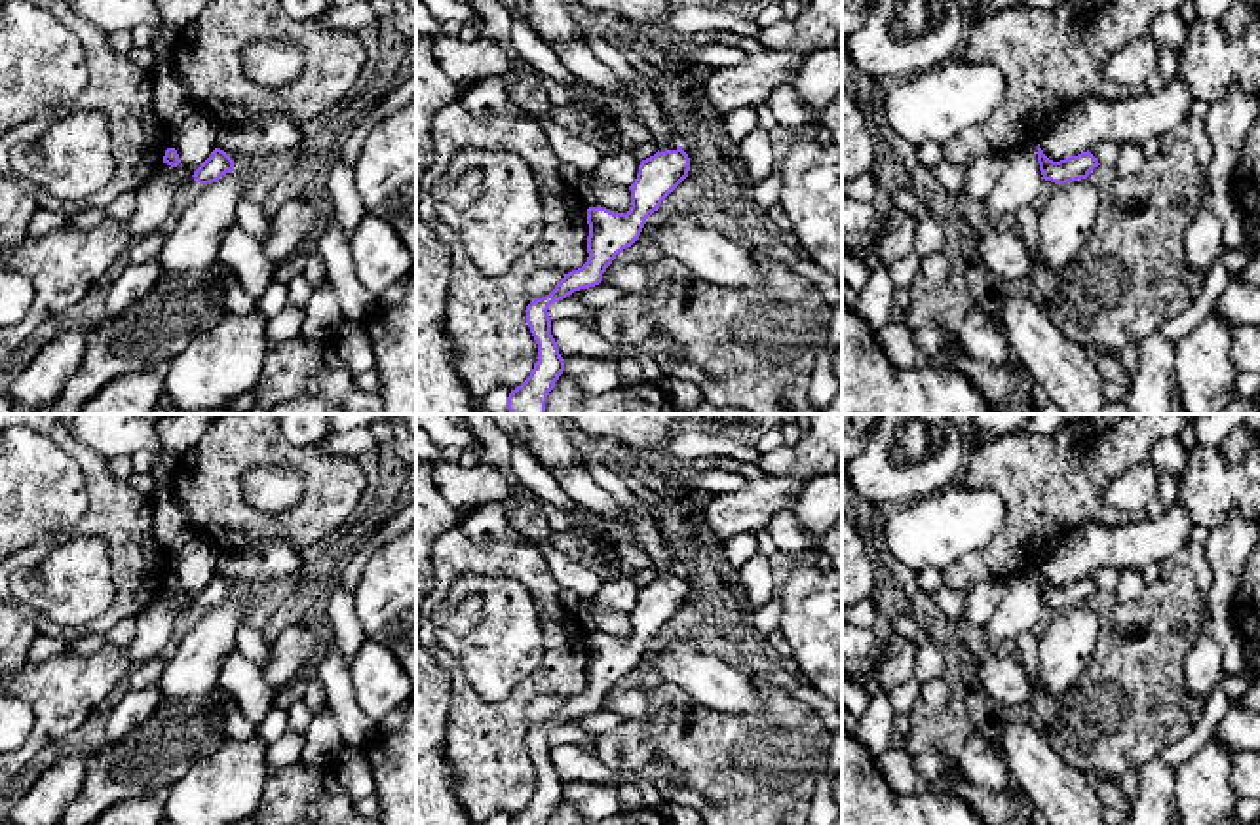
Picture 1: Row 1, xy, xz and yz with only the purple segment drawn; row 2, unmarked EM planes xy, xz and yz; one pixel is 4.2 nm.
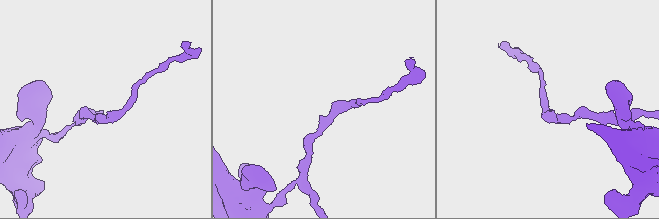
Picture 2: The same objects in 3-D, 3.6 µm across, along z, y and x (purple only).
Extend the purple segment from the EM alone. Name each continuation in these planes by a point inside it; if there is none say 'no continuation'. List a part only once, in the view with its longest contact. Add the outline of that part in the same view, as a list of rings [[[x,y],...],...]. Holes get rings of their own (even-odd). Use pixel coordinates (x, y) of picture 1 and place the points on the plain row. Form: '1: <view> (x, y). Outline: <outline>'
no continuation

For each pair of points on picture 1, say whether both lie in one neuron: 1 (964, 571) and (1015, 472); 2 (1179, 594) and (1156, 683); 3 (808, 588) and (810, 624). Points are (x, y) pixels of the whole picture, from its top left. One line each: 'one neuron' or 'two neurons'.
1: one neuron
2: one neuron
3: one neuron

